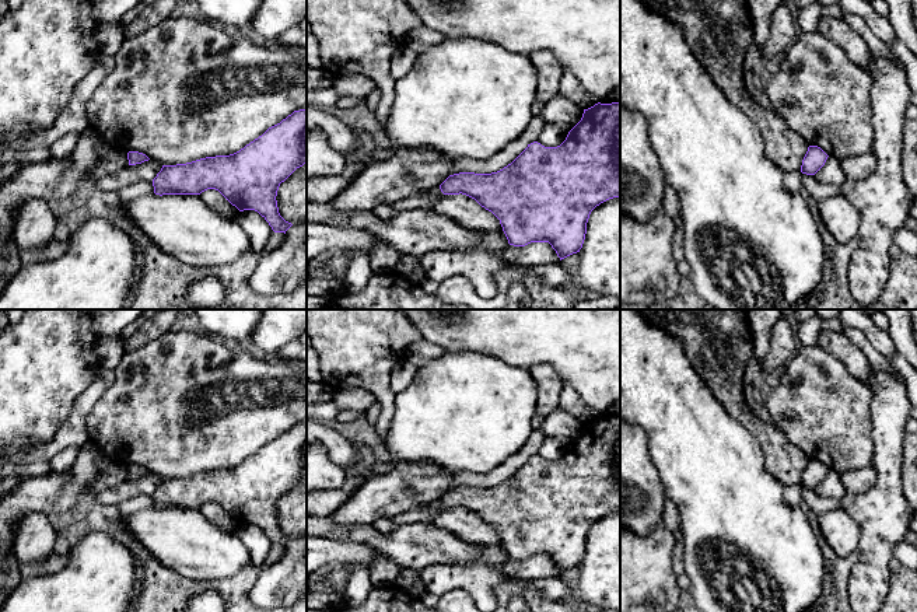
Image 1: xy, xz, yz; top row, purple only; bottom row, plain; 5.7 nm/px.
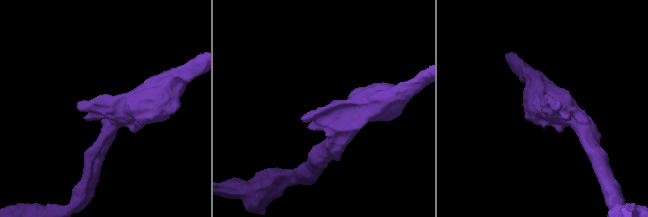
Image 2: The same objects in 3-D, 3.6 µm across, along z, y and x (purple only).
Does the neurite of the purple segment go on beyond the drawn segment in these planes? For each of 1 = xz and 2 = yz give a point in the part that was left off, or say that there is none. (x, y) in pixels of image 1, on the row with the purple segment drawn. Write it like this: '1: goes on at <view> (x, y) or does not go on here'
1: does not go on here
2: does not go on here

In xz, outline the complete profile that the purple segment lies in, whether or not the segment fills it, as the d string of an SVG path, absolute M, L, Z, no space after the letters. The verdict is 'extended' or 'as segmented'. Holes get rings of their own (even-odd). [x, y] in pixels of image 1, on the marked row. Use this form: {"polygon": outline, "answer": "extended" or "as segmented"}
{"polygon": "M598 102L584 109L581 120L557 147L533 141L503 169L454 174L440 189L444 195L466 195L491 211L510 245L549 242L560 260L577 253L582 248L591 211L609 199L620 197L620 102Z", "answer": "as segmented"}

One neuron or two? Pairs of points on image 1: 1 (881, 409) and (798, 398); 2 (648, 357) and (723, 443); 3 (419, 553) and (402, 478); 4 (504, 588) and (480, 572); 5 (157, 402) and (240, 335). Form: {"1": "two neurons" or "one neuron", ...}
{"1": "two neurons", "2": "one neuron", "3": "two neurons", "4": "two neurons", "5": "two neurons"}

